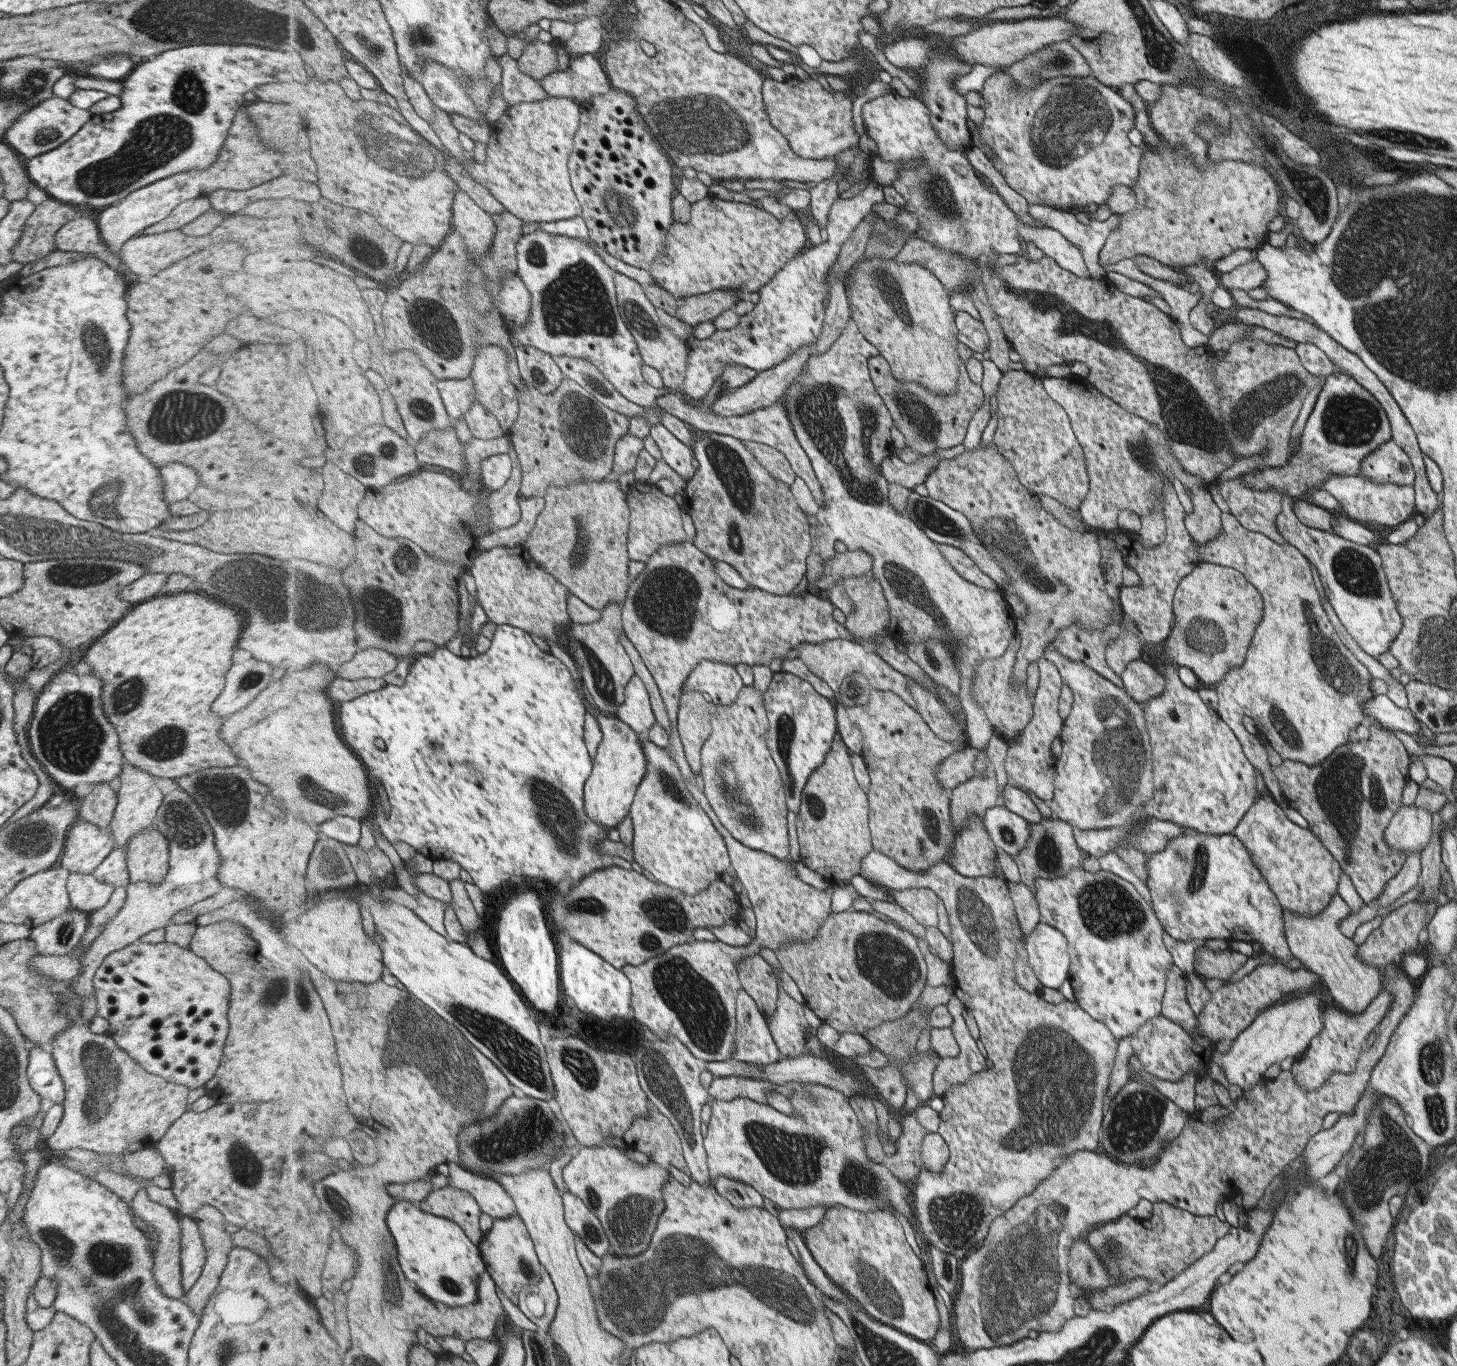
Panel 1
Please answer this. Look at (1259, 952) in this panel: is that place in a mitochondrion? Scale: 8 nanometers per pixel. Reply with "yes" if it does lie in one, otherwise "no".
no

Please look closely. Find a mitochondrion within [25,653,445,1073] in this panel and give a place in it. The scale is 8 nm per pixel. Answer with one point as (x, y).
(70, 739)

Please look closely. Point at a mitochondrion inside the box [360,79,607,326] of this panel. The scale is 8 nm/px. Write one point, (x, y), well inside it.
(537, 254)

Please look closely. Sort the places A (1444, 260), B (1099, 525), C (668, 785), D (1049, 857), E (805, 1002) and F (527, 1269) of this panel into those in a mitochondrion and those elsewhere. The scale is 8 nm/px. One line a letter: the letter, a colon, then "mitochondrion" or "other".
A: mitochondrion
B: other
C: mitochondrion
D: mitochondrion
E: other
F: mitochondrion

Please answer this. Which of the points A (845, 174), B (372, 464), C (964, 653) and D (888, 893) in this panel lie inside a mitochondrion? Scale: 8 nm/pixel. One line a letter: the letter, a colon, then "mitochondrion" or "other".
A: other
B: mitochondrion
C: mitochondrion
D: other

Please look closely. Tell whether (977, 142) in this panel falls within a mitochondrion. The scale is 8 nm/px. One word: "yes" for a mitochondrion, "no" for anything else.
no

